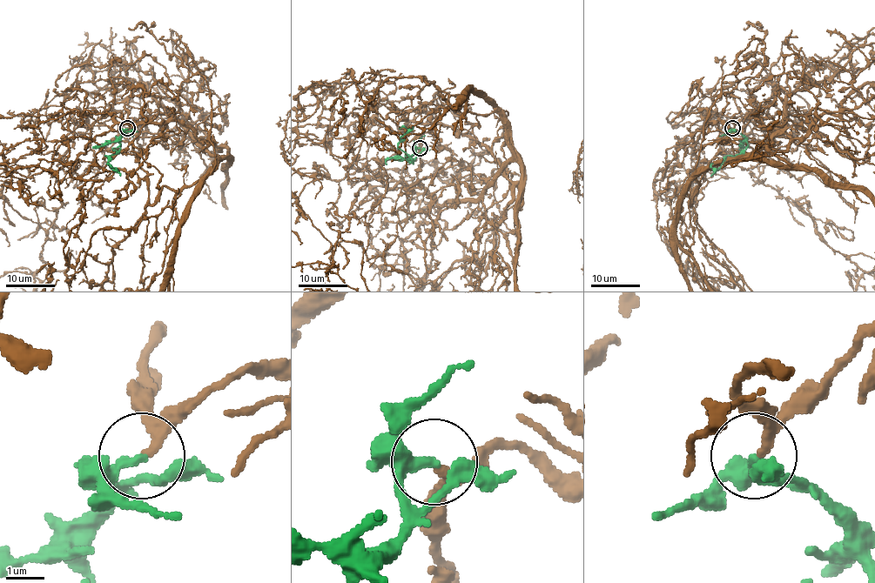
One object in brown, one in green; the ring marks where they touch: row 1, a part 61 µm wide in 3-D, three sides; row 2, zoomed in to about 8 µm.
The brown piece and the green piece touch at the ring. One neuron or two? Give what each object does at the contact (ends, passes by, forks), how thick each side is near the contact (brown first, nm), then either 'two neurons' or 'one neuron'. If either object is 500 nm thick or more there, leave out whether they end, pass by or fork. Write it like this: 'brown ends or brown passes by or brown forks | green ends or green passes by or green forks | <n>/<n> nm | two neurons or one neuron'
brown ends | green passes by | 260/180 nm | one neuron

